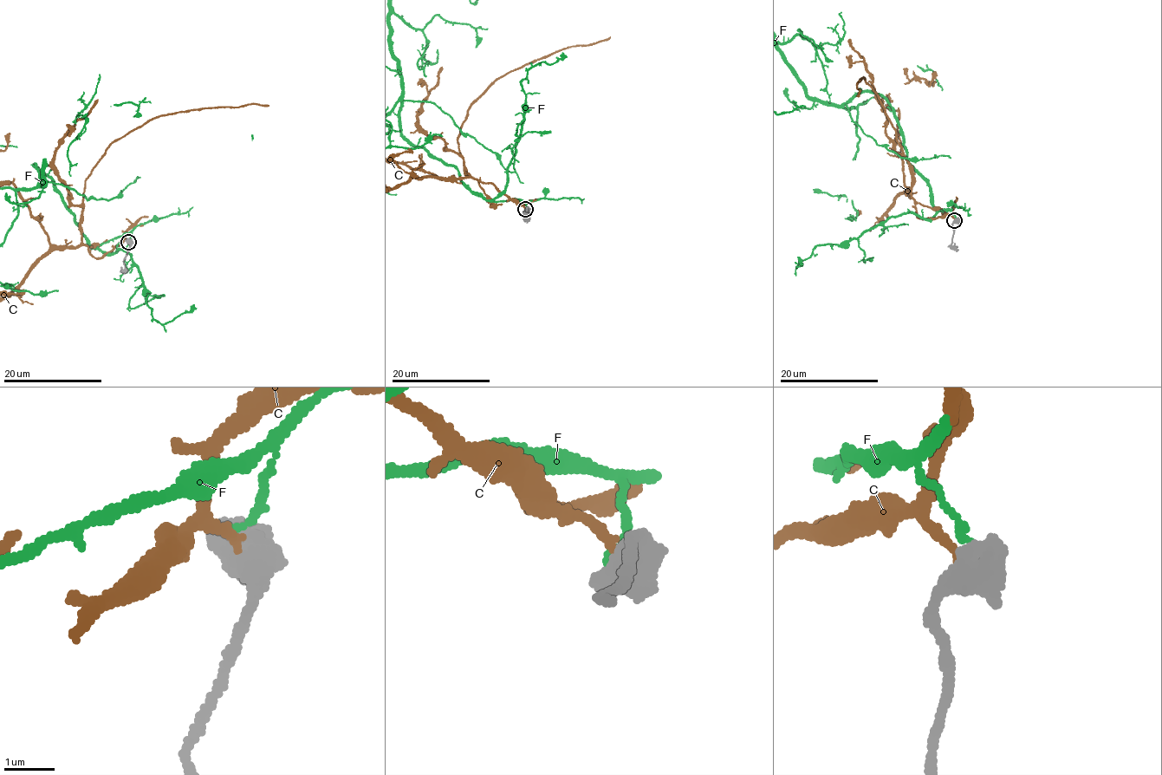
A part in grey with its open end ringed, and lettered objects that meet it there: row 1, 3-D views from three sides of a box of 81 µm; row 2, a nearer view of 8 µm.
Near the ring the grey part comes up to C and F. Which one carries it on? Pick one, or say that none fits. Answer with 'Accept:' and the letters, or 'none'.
Accept: C

